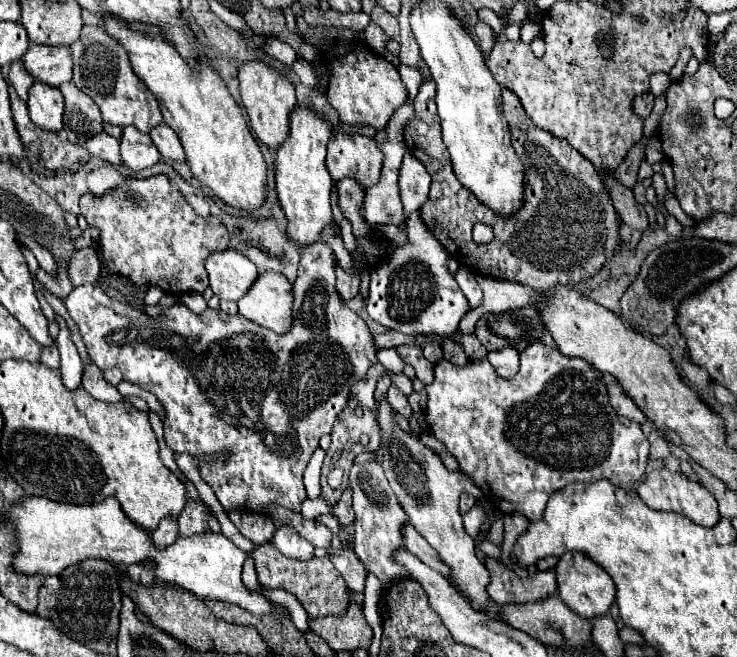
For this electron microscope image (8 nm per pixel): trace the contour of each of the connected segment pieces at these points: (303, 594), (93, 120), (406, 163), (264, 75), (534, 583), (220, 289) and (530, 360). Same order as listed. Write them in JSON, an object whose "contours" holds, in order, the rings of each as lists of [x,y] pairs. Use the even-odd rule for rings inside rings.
{"contours":[[[[272,542],[254,548],[252,552],[256,560],[256,572],[258,582],[262,588],[274,590],[284,588],[292,592],[308,612],[308,618],[320,618],[320,616],[338,616],[346,612],[350,604],[350,588],[346,586],[344,578],[338,574],[338,570],[332,566],[328,558],[312,558],[312,560],[292,560],[286,558],[280,550],[274,548]]],[[[66,82],[60,86],[64,94],[64,130],[72,144],[86,142],[90,136],[102,132],[102,116],[94,100],[76,88],[76,84]]],[[[406,152],[400,168],[400,198],[406,218],[428,200],[428,190],[430,190],[430,174],[426,172],[420,160],[416,160],[410,152]]],[[[262,60],[244,62],[240,66],[238,78],[240,78],[242,102],[248,110],[252,130],[256,132],[260,142],[270,146],[270,150],[276,150],[288,138],[288,114],[290,114],[292,106],[296,104],[292,80],[288,80],[280,70],[272,68],[270,64],[262,62]]],[[[486,556],[486,568],[490,572],[490,584],[486,592],[498,604],[520,604],[536,602],[556,594],[556,576],[552,570],[534,572],[520,578],[504,562]]],[[[228,248],[206,260],[210,288],[220,300],[240,300],[258,278],[258,268],[244,254]]],[[[534,342],[532,346],[528,346],[522,354],[520,354],[520,372],[510,378],[510,380],[504,380],[496,374],[496,370],[492,368],[492,364],[488,360],[470,360],[466,366],[454,366],[452,362],[448,360],[442,360],[436,364],[436,378],[432,384],[428,384],[428,408],[426,408],[426,422],[428,426],[432,428],[432,432],[436,434],[438,440],[442,440],[448,448],[448,452],[452,452],[458,462],[460,462],[460,470],[464,474],[468,474],[474,484],[482,490],[482,494],[486,498],[490,498],[492,506],[498,510],[498,512],[504,512],[504,514],[510,514],[510,512],[520,512],[524,514],[530,522],[536,522],[542,518],[542,512],[546,508],[546,502],[550,498],[552,492],[556,490],[562,490],[564,486],[568,484],[574,484],[574,482],[594,482],[594,480],[610,480],[614,486],[618,488],[624,488],[624,490],[630,490],[642,476],[644,476],[644,470],[646,470],[646,462],[648,462],[648,440],[644,436],[644,458],[640,454],[642,450],[642,430],[640,426],[634,422],[634,420],[626,420],[622,416],[618,416],[610,402],[608,402],[608,396],[606,396],[606,388],[604,384],[598,380],[598,372],[582,358],[566,358],[562,352],[558,352],[558,348],[550,348],[542,342]]]]}

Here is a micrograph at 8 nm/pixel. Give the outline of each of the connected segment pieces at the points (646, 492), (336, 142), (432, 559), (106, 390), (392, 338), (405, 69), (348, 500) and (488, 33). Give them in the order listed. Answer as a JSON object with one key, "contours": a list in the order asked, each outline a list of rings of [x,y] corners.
{"contours":[[[[666,468],[652,470],[646,476],[646,480],[638,486],[638,496],[646,502],[646,506],[650,506],[654,510],[676,512],[676,514],[688,516],[692,522],[696,522],[700,526],[714,526],[720,520],[718,504],[716,504],[714,496],[706,488],[702,488],[700,482],[694,482],[680,472],[670,472]]],[[[336,130],[328,142],[326,168],[332,180],[354,178],[364,188],[368,188],[378,182],[382,170],[382,158],[384,156],[376,148],[374,138]]],[[[408,524],[408,526],[404,528],[404,544],[406,544],[406,550],[410,550],[414,556],[418,556],[424,564],[428,564],[430,568],[438,570],[438,572],[444,574],[446,578],[450,576],[450,568],[446,568],[446,566],[442,564],[442,560],[438,560],[438,554],[434,552],[434,548],[418,534],[418,530],[416,530],[412,524]]],[[[90,360],[86,366],[84,366],[84,378],[82,378],[82,388],[92,394],[94,398],[98,400],[106,400],[106,402],[130,402],[132,406],[136,406],[138,410],[142,412],[150,412],[148,404],[138,398],[138,396],[122,396],[112,384],[108,384],[102,376],[102,370]]],[[[386,332],[386,334],[378,334],[374,336],[376,338],[376,348],[382,350],[382,348],[392,348],[392,346],[400,346],[400,344],[412,344],[416,340],[416,336],[402,336],[400,332]]],[[[400,64],[400,66],[398,66],[398,70],[400,70],[400,76],[402,76],[404,86],[408,88],[410,100],[414,100],[414,98],[416,98],[416,94],[418,94],[418,88],[420,88],[420,84],[422,84],[422,72],[420,72],[420,68]]],[[[350,486],[344,488],[340,500],[338,500],[338,506],[334,506],[334,512],[332,512],[342,526],[350,526],[354,524],[354,510],[352,510],[352,492],[350,492]]],[[[478,22],[478,24],[474,26],[474,38],[476,38],[476,44],[480,46],[480,50],[482,50],[484,56],[490,54],[490,48],[492,48],[492,44],[494,44],[494,36],[496,36],[496,34],[492,32],[492,28],[486,26],[484,22]]]]}

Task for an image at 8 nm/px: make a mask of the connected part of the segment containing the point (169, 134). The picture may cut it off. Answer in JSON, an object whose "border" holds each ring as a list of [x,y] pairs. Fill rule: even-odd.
{"border":[[[166,124],[156,126],[156,128],[150,132],[150,138],[152,138],[152,142],[156,144],[158,152],[160,152],[166,160],[176,160],[176,162],[184,162],[184,160],[186,160],[184,150],[182,150],[182,144],[180,144],[176,132],[170,130],[170,126],[166,126]]]}

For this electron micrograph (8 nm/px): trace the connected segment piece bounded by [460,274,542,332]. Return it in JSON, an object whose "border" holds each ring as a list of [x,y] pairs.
{"border":[[[474,274],[478,286],[484,292],[482,304],[474,310],[470,310],[462,320],[460,320],[460,328],[462,332],[472,332],[474,324],[478,318],[482,318],[482,314],[488,312],[506,312],[506,310],[514,310],[520,306],[530,306],[536,304],[542,296],[538,290],[526,286],[526,284],[514,284],[514,282],[504,282],[504,280],[494,280],[490,276],[480,276]]]}

